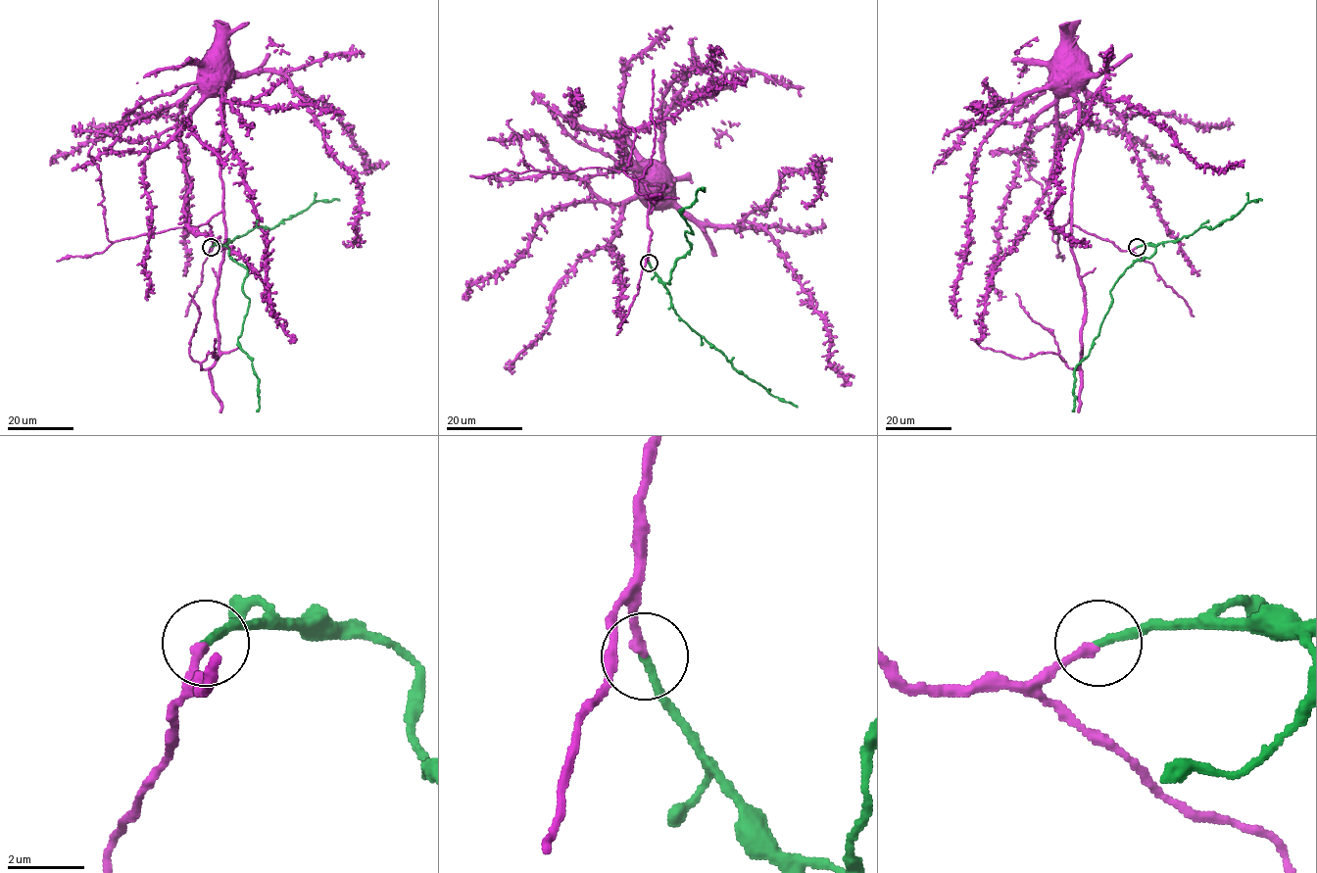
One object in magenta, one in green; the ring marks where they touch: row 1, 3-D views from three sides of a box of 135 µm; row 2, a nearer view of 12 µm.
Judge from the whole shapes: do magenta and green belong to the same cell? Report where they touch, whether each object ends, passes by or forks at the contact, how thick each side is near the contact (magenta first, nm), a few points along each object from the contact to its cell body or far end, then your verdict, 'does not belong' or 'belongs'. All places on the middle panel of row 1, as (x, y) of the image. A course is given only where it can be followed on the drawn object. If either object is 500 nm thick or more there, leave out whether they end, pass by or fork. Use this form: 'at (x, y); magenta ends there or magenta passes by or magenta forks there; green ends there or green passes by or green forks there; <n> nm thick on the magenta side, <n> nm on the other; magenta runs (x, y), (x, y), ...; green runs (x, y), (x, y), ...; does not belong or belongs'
at (649, 263); magenta ends there; green ends there; 260 nm thick on the magenta side, 220 nm on the other; magenta runs (649, 263), (645, 185), (662, 187), (661, 198), (658, 171), (652, 164), (643, 164), (649, 168); green runs (649, 263), (669, 284), (674, 263), (691, 249), (685, 231), (693, 232), (680, 212), (701, 187); belongs

